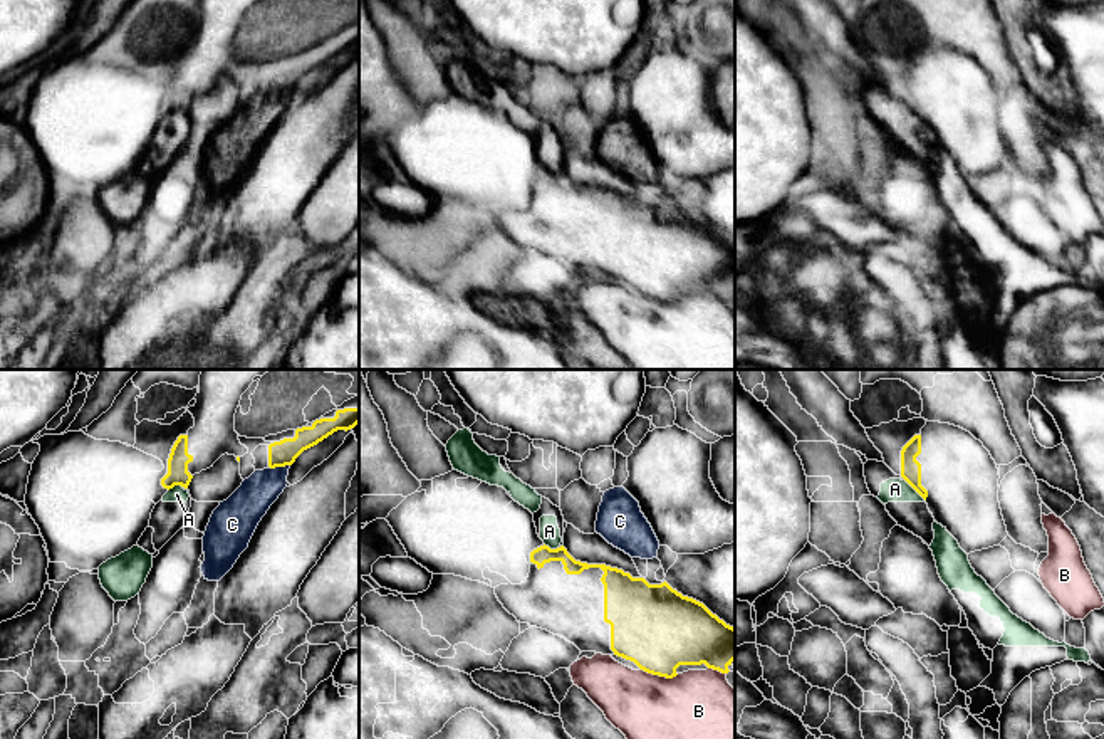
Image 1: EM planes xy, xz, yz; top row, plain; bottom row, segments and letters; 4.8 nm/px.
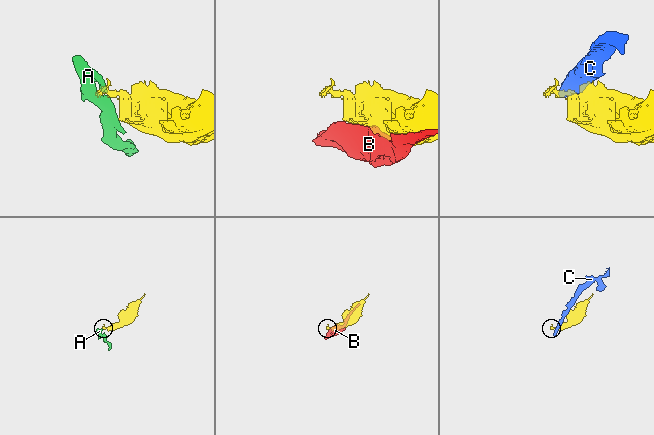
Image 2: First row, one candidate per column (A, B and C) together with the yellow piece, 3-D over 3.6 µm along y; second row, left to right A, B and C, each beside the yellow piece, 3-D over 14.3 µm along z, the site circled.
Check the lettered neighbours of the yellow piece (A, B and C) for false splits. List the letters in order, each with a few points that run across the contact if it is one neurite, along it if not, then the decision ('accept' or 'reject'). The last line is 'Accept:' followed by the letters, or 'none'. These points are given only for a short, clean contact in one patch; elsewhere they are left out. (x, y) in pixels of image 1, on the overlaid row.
A: yz (905, 479), (925, 501) | reject
B: reject
C: xy (289, 464), (269, 467) | reject
Accept: none

